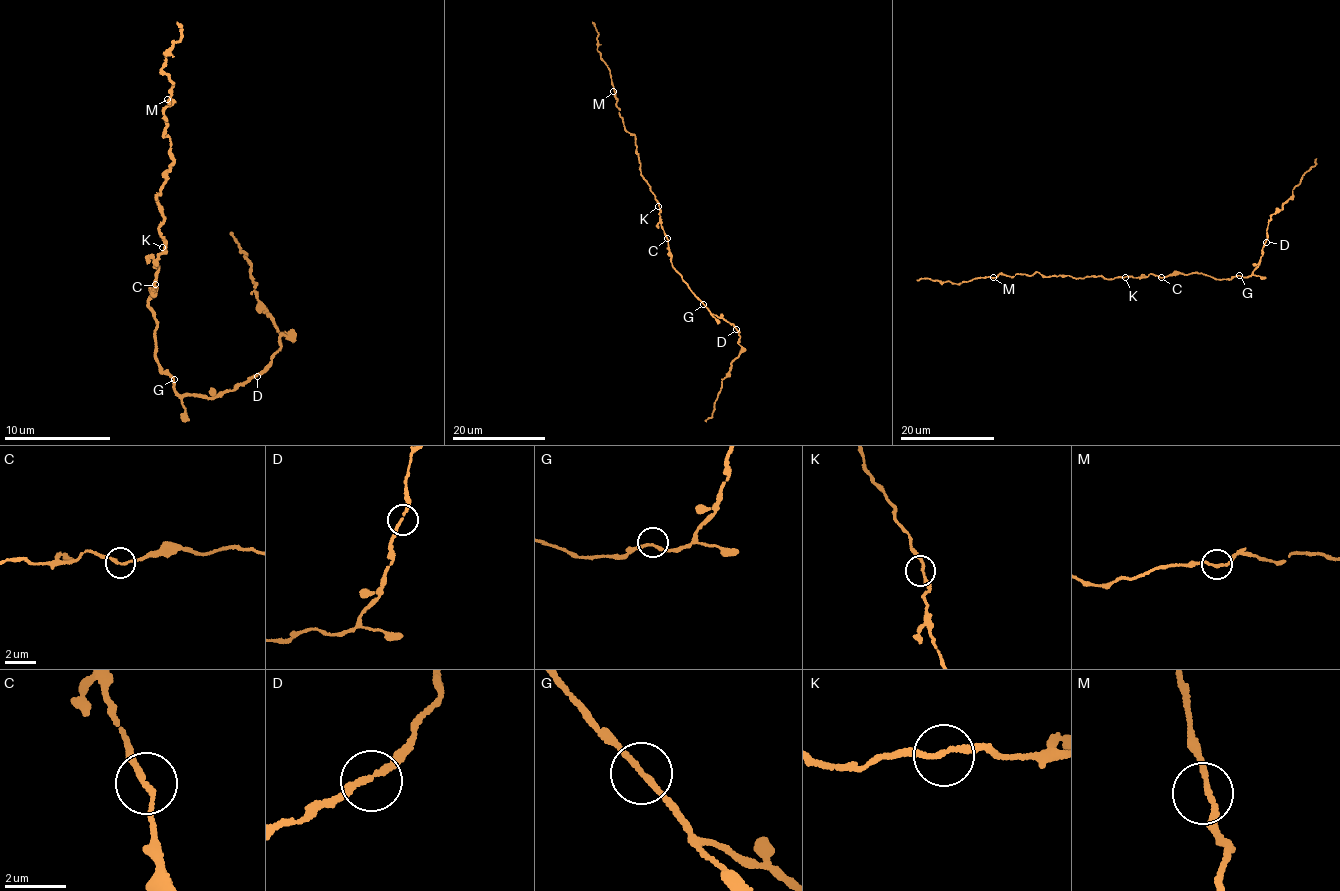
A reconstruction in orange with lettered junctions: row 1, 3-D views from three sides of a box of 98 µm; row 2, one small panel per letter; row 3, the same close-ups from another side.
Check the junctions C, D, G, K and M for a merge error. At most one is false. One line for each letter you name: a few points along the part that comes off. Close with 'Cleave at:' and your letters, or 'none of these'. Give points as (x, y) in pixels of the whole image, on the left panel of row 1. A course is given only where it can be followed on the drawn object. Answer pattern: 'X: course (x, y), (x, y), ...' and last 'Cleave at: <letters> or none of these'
Cleave at: none of these

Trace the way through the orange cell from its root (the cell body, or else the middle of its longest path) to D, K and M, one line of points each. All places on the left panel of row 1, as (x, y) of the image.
D: (153, 285), (154, 296), (145, 306), (157, 328), (153, 333), (153, 355), (178, 393), (214, 398), (256, 377)
K: (153, 285), (159, 267), (155, 266), (165, 249), (162, 247)
M: (153, 285), (167, 245), (156, 199), (175, 162), (163, 135), (167, 99)

